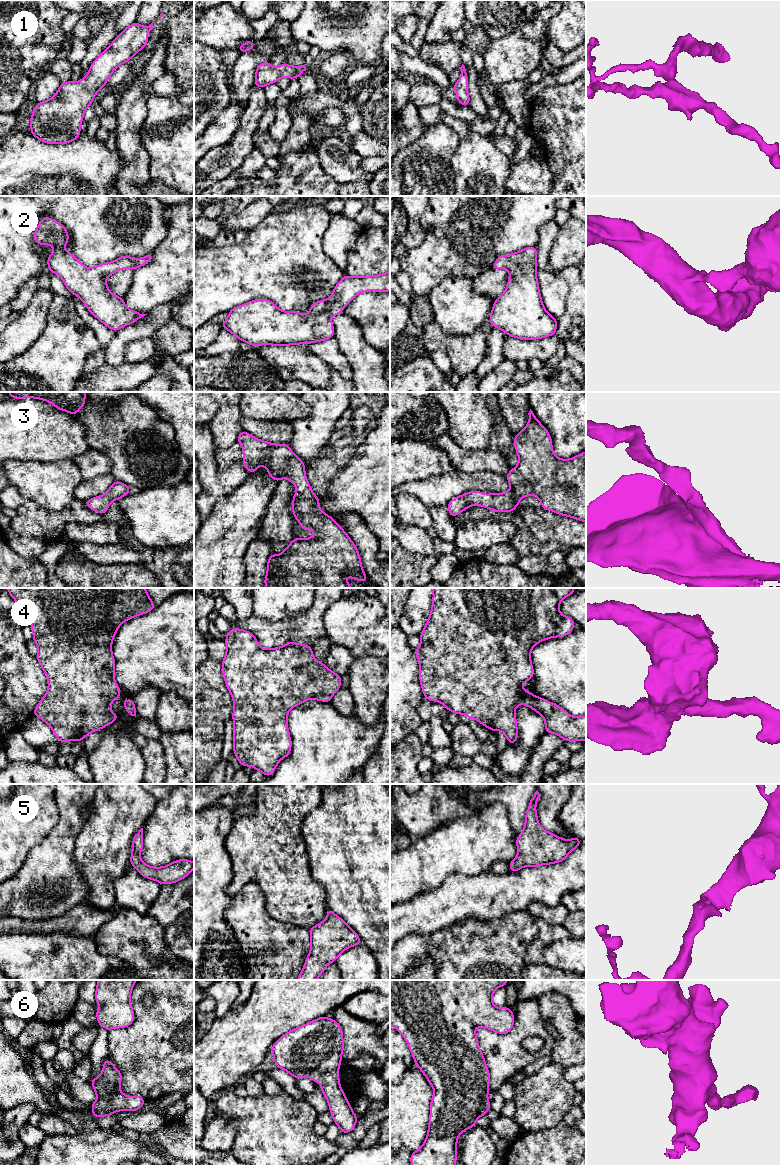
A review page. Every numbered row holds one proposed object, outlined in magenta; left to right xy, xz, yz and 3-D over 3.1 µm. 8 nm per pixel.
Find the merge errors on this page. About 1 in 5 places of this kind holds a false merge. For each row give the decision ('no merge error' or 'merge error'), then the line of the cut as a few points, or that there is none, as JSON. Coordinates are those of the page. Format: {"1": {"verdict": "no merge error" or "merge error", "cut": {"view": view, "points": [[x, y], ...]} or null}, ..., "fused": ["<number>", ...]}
{"1": {"verdict": "no merge error", "cut": null}, "2": {"verdict": "no merge error", "cut": null}, "3": {"verdict": "no merge error", "cut": null}, "4": {"verdict": "no merge error", "cut": null}, "5": {"verdict": "no merge error", "cut": null}, "6": {"verdict": "no merge error", "cut": null}, "fused": []}

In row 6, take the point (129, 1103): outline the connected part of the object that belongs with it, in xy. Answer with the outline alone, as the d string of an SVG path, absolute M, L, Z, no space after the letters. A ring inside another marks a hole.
M105 1059L103 1063L103 1072L96 1077L95 1080L90 1078L90 1082L97 1095L97 1100L91 1104L93 1117L106 1117L114 1114L117 1111L138 1111L145 1099L139 1096L126 1096L120 1091L120 1082L122 1080L122 1073L112 1064L108 1059Z

